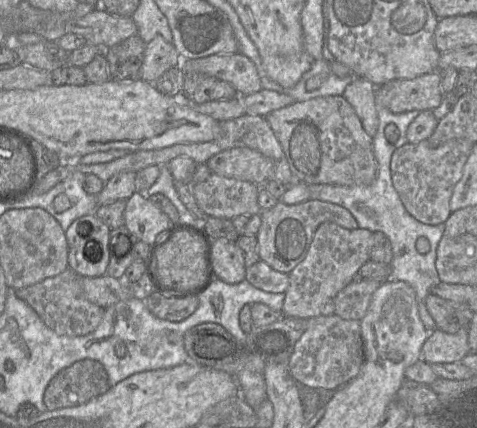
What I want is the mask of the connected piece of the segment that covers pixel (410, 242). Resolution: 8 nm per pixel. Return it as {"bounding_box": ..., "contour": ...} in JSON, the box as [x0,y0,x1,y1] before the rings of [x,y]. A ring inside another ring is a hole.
{"bounding_box":[308,104,445,332],"contour":[[[376,104],[379,126],[377,133],[372,137],[373,151],[378,163],[376,179],[369,185],[340,186],[329,184],[308,184],[311,199],[334,203],[346,208],[356,219],[358,228],[367,229],[373,233],[383,232],[391,242],[393,259],[390,263],[391,274],[389,281],[404,281],[415,291],[420,319],[429,332],[437,329],[425,304],[425,298],[431,293],[433,287],[441,283],[437,269],[437,248],[445,230],[445,223],[428,225],[418,221],[405,209],[391,177],[391,158],[396,149],[408,143],[406,132],[411,122],[419,115],[420,111],[395,114],[381,104]],[[393,124],[399,130],[399,137],[390,143],[385,137],[385,129]],[[418,238],[426,238],[430,243],[430,250],[420,254],[416,249]]]}

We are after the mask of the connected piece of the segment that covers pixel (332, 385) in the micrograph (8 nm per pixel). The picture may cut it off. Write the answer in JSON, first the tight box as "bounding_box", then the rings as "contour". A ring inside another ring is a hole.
{"bounding_box":[287,314,364,390],"contour":[[[335,314],[307,320],[307,328],[287,361],[289,372],[300,386],[336,390],[356,377],[364,362],[360,321],[343,319]]]}

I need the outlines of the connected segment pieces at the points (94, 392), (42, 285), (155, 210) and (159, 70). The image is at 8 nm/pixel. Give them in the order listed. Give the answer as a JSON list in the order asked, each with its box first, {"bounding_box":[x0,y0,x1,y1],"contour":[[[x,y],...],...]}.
[{"bounding_box":[43,359,111,411],"contour":[[[83,359],[60,370],[48,383],[43,402],[48,411],[82,405],[111,388],[103,365]]]},{"bounding_box":[15,267,105,336],"contour":[[[67,267],[60,274],[48,277],[25,288],[15,289],[15,295],[25,301],[44,324],[58,335],[84,336],[93,332],[101,323],[105,309],[89,302],[82,288],[82,277]]]},{"bounding_box":[124,191,172,245],"contour":[[[137,191],[127,199],[124,219],[126,228],[148,245],[158,241],[172,224],[146,193]]]},{"bounding_box":[140,35,182,84],"contour":[[[157,35],[146,43],[140,78],[155,84],[167,70],[180,66],[181,62],[182,59],[173,43]]]}]

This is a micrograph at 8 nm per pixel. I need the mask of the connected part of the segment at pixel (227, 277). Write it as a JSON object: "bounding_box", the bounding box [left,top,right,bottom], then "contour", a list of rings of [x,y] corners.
{"bounding_box":[211,240,246,284],"contour":[[[214,240],[211,258],[216,277],[220,280],[237,284],[246,278],[243,256],[235,242]]]}

